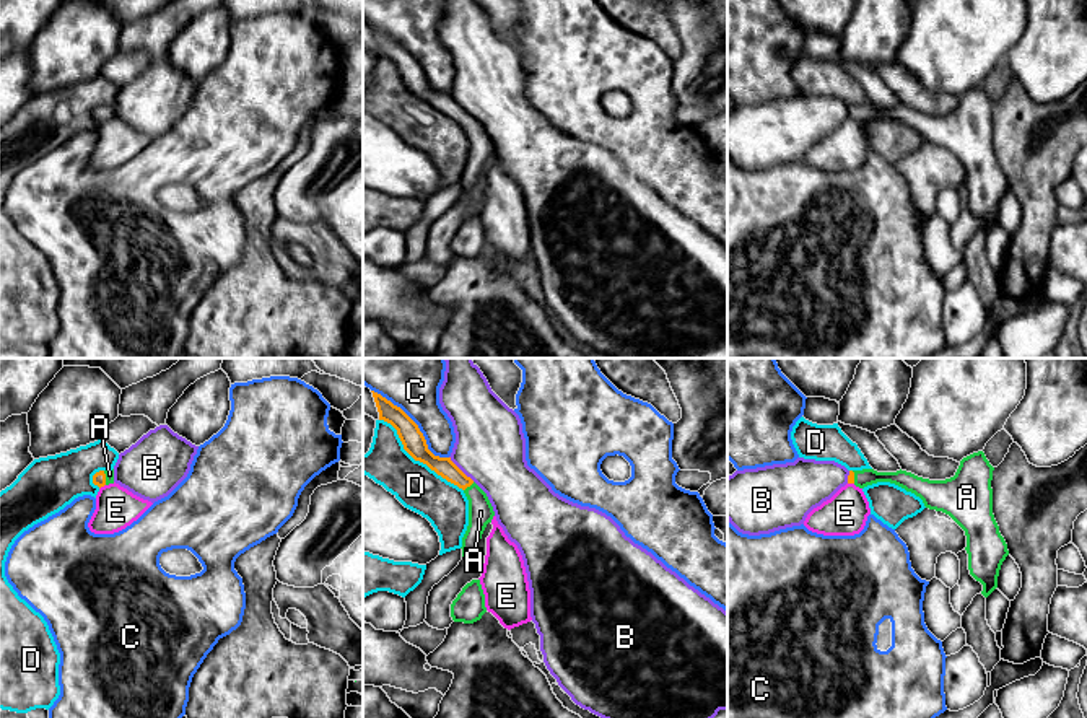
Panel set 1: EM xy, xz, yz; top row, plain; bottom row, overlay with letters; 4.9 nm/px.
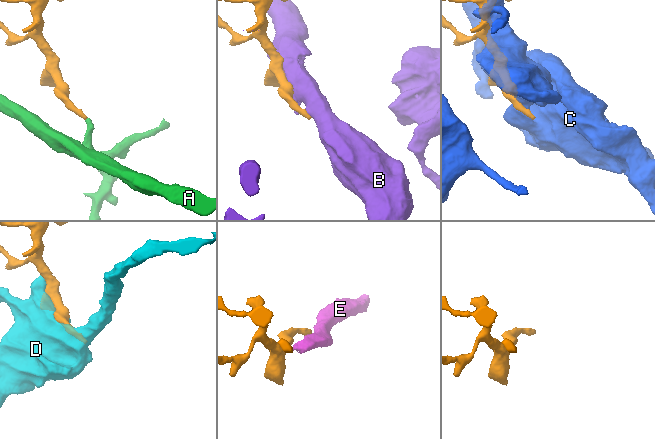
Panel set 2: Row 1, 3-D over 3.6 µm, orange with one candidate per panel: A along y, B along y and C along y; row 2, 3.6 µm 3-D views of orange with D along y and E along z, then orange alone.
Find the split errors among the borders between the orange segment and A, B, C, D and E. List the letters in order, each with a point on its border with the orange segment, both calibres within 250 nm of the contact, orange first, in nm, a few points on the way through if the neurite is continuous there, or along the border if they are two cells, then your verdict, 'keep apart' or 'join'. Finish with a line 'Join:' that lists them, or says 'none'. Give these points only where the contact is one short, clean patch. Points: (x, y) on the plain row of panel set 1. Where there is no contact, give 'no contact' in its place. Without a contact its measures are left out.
A: contact xz (469, 121); calibres 100 and 130 nm; way xz (443, 101), (469, 121), (477, 132), (480, 147); join
B: contact xz (459, 105); calibres 110 and 360 nm; keep apart
C: contact xz (415, 59); calibres 120 and 240 nm; keep apart
D: contact xz (417, 95); calibres 120 and 220 nm; keep apart
E: contact xy (101, 121); calibres 60 and 200 nm; border xy (104, 119), (100, 124); keep apart
Join: A

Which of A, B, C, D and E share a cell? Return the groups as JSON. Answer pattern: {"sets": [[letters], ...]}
{"sets": [["A"], ["B", "E"], ["C"], ["D"]]}

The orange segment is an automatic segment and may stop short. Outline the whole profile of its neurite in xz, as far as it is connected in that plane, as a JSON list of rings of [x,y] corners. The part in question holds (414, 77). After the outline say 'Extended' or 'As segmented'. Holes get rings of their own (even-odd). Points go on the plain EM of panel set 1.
[[[373,28],[379,55],[391,59],[404,80],[404,85],[415,94],[426,99],[438,111],[446,114],[447,117],[457,120],[464,125],[469,135],[469,161],[462,173],[462,192],[470,190],[487,163],[491,158],[495,147],[487,132],[487,129],[470,114],[467,112],[452,96],[451,93],[434,91],[426,80],[423,68],[418,60],[397,41],[382,33],[381,29]]]. Extended

